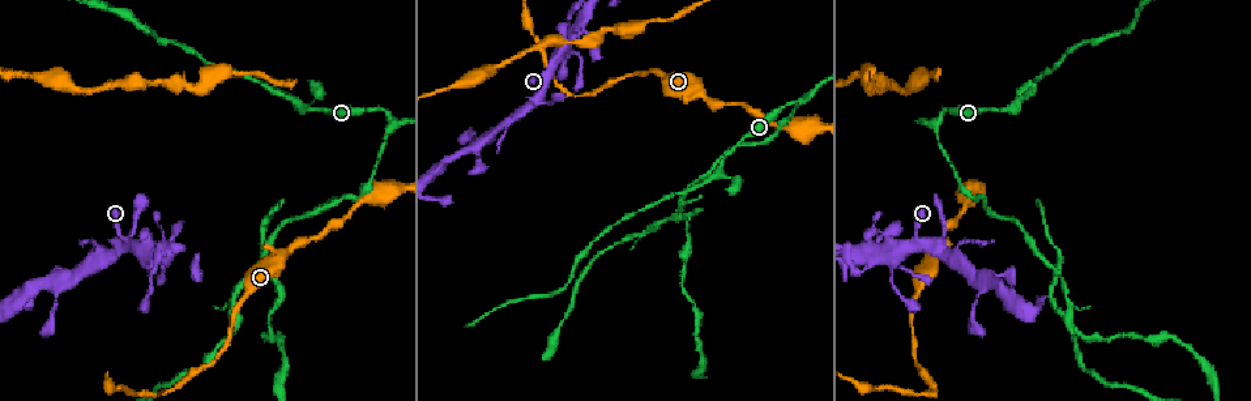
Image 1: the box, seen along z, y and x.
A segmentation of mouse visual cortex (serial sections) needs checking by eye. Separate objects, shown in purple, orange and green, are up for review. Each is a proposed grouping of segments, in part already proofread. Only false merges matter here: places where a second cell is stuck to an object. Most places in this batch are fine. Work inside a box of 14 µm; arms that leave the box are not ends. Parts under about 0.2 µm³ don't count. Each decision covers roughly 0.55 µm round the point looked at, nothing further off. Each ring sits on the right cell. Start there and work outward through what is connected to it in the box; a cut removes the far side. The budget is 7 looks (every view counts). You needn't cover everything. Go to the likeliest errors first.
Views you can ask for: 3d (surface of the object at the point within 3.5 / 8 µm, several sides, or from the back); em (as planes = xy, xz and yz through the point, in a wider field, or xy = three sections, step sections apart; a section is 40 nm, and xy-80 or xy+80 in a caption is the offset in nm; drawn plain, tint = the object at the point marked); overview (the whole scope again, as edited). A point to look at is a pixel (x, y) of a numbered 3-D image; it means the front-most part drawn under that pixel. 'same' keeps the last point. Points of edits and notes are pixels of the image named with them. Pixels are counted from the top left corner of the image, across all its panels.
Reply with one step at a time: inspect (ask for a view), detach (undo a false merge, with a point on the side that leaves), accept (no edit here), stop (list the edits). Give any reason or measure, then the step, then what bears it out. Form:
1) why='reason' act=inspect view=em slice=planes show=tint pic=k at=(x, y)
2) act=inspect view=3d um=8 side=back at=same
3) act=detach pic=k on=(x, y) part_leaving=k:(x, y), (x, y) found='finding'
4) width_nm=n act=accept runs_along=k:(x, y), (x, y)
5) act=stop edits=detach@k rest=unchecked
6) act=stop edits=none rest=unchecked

why='three arms meet' act=inspect view=em slice=xy step=3 show=tint pic=1 at=(943, 114)

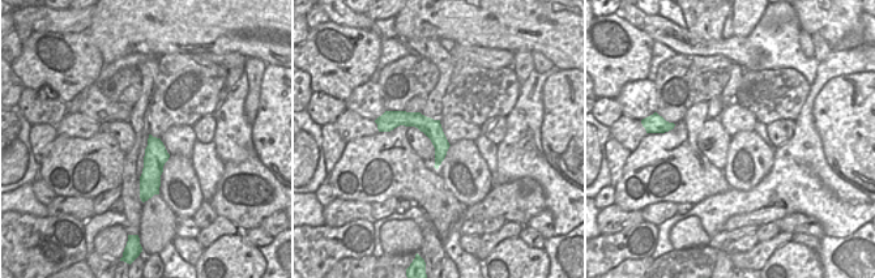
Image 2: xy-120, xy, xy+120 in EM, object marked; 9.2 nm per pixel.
act=inspect view=3d um=3.5 side=back at=same

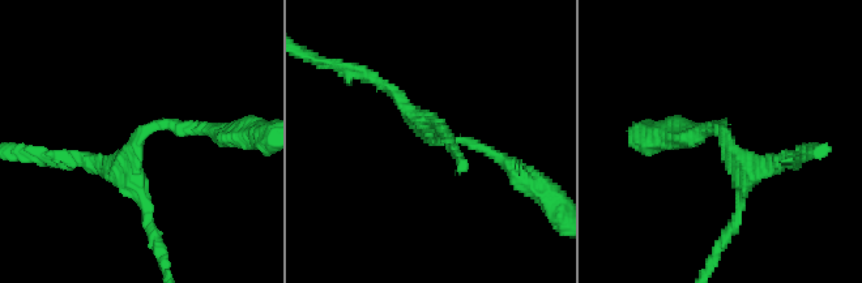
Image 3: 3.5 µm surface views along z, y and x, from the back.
width_nm=170 act=accept runs_along=2:(384, 127), (417, 119), (445, 145) found='continuous, no second cell'

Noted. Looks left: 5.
why='sharp bend' act=inspect view=3d um=8 pic=1 at=(676, 217)

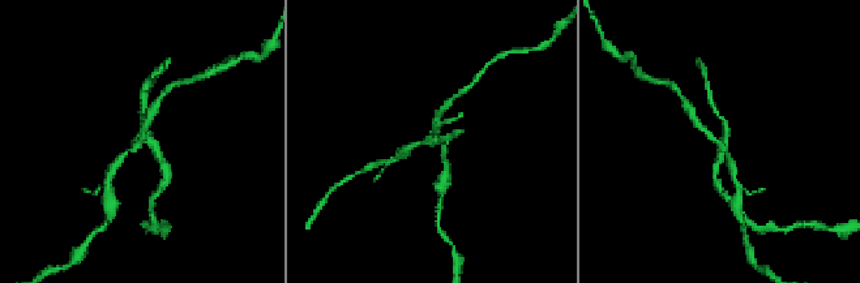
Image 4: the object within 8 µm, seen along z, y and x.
act=inspect view=em slice=xy step=5 show=tint pic=4 at=(137, 144)

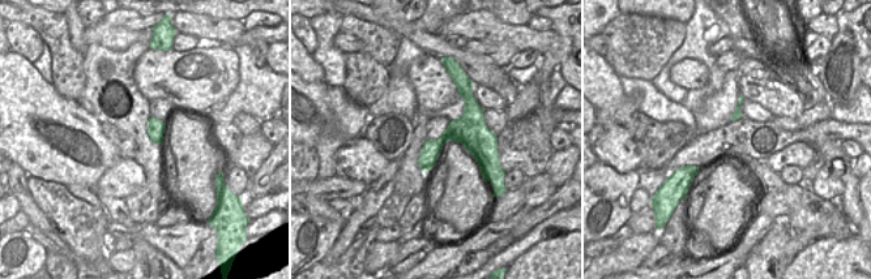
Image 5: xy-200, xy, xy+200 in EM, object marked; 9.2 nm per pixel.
act=detach pic=4 on=(158, 155) found='two cells meet here'

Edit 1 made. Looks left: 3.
why='thick turns thin' act=inspect view=3d um=8 pic=1 at=(1071, 332)

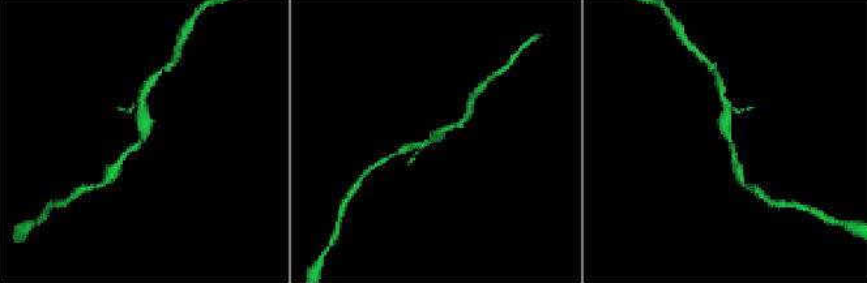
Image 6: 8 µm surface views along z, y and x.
arm_widths_nm=150,250 act=inspect view=em slice=xy step=3 show=tint pic=6 at=(140, 140)

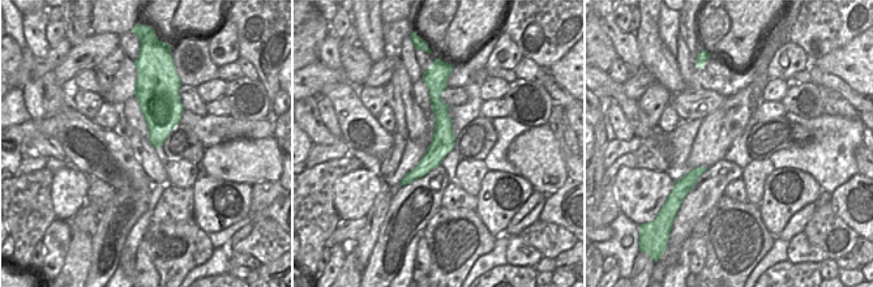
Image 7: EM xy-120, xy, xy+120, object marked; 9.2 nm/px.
act=accept runs_along=7:(432, 89), (441, 145), (406, 180) found='one cell here'

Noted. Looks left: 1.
act=stop edits=detach@4 rest=unchecked

